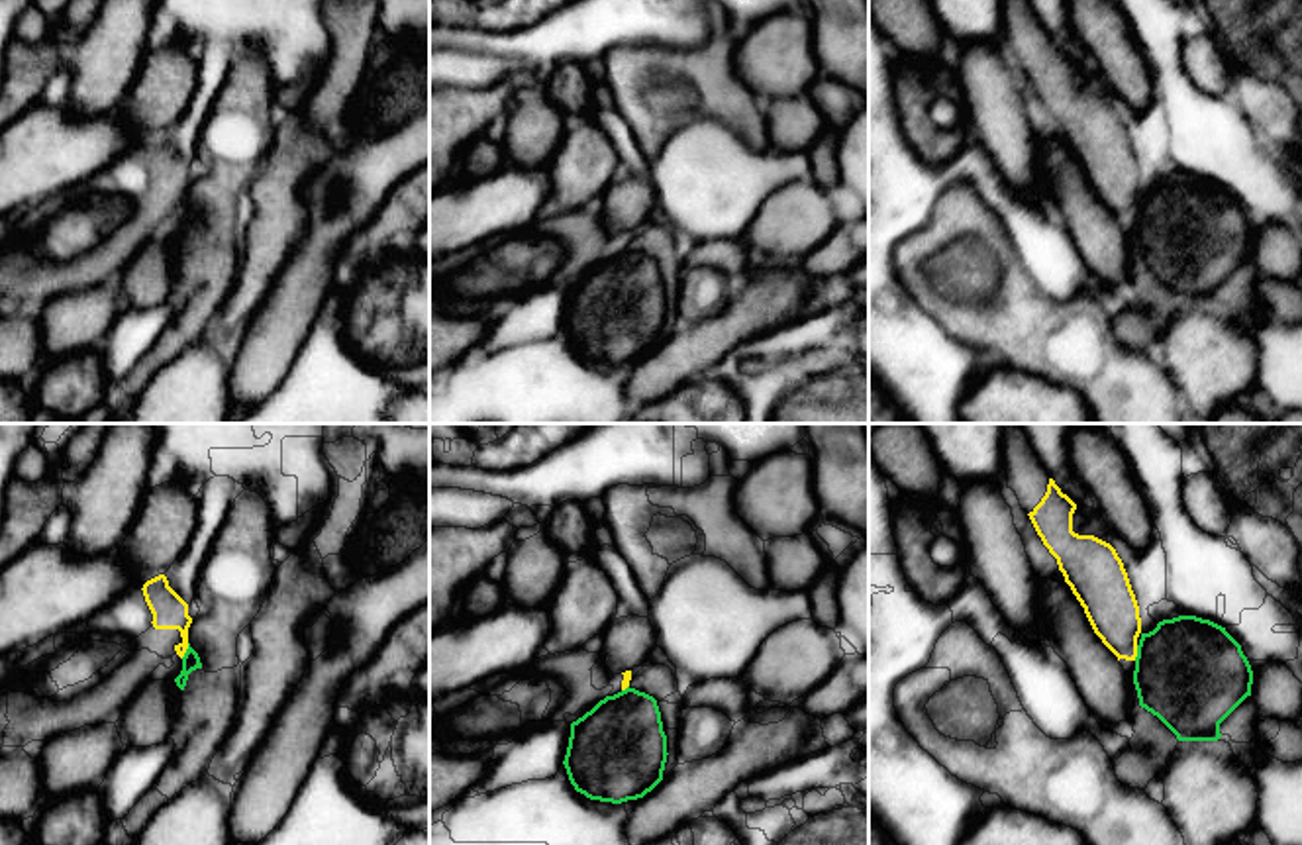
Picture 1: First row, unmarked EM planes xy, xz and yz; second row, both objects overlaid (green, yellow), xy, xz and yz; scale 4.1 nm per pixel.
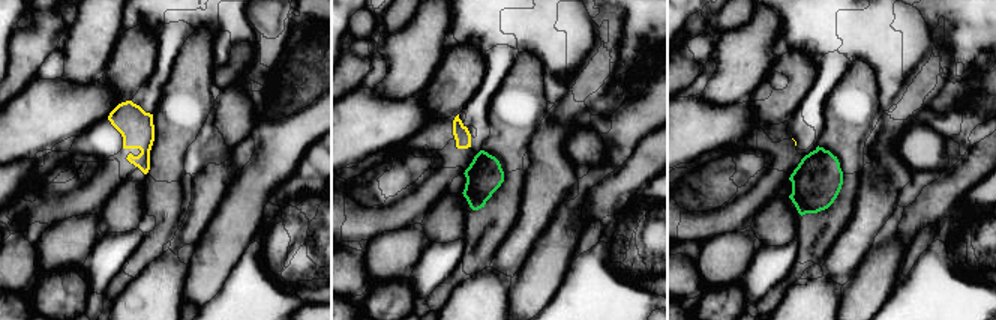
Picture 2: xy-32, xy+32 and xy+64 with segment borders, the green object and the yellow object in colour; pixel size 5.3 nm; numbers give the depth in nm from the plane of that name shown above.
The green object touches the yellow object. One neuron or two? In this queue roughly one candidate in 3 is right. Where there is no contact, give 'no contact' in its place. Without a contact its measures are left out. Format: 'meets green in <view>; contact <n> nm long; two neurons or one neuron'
meets green in xy; contact 70 nm long; two neurons

